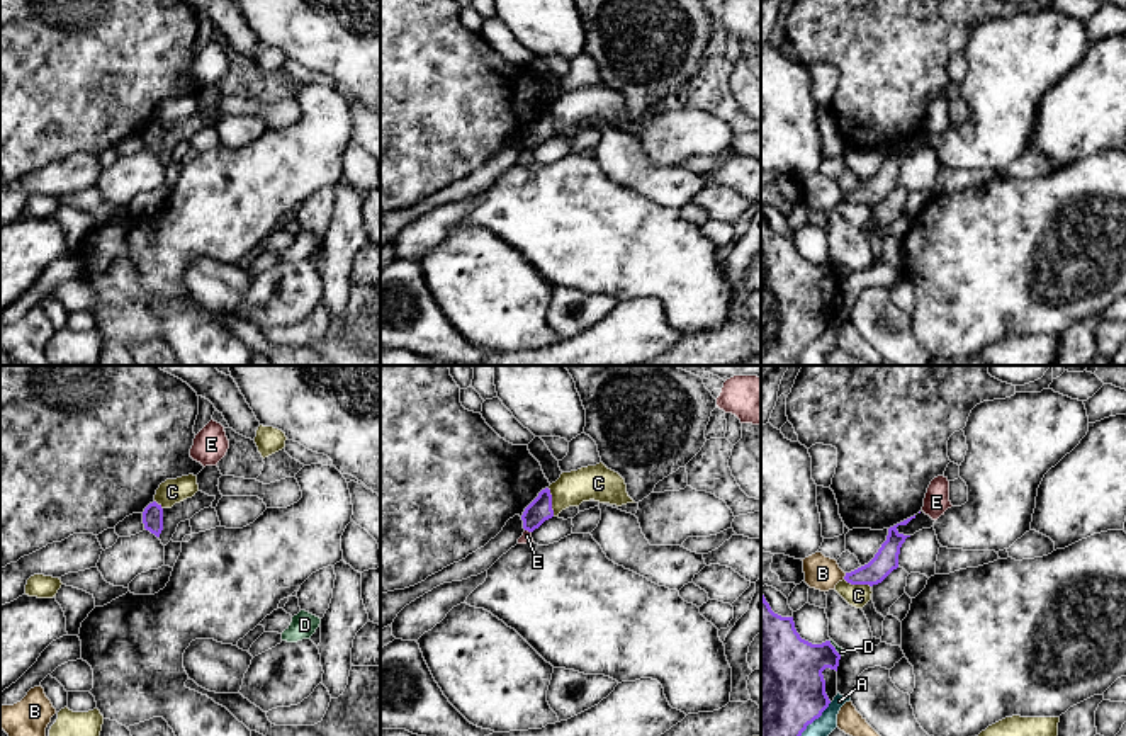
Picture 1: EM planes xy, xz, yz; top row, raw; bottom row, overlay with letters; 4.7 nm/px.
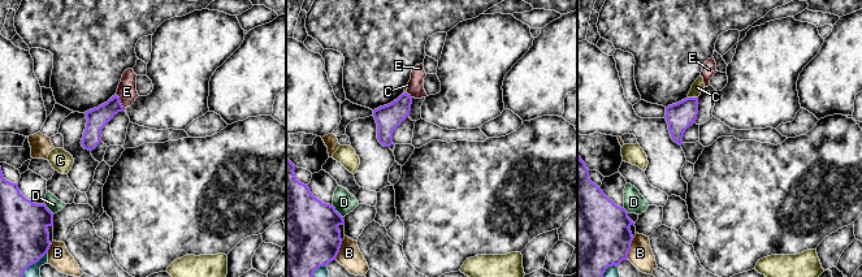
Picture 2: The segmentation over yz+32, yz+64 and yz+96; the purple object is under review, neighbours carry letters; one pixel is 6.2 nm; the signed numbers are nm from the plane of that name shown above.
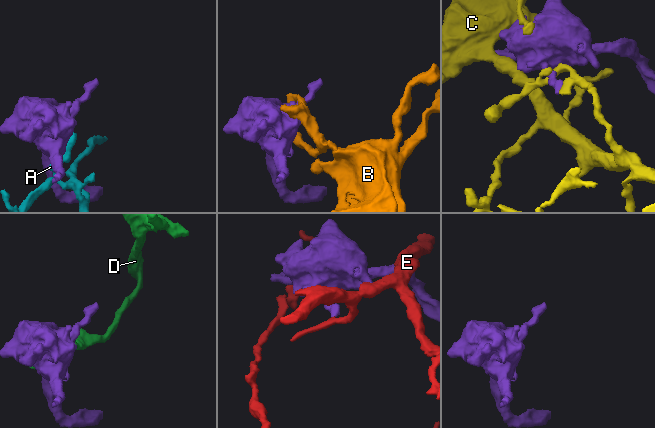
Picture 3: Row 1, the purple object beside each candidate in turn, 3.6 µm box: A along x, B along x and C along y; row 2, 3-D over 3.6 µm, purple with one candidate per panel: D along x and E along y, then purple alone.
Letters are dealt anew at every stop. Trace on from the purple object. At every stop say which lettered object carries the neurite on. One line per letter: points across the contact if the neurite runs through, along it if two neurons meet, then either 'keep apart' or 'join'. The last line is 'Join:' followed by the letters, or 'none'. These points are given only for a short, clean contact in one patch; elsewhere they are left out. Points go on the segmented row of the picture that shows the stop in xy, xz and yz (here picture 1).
A: keep apart
B: keep apart
C: keep apart
D: keep apart
E: keep apart
Join: none

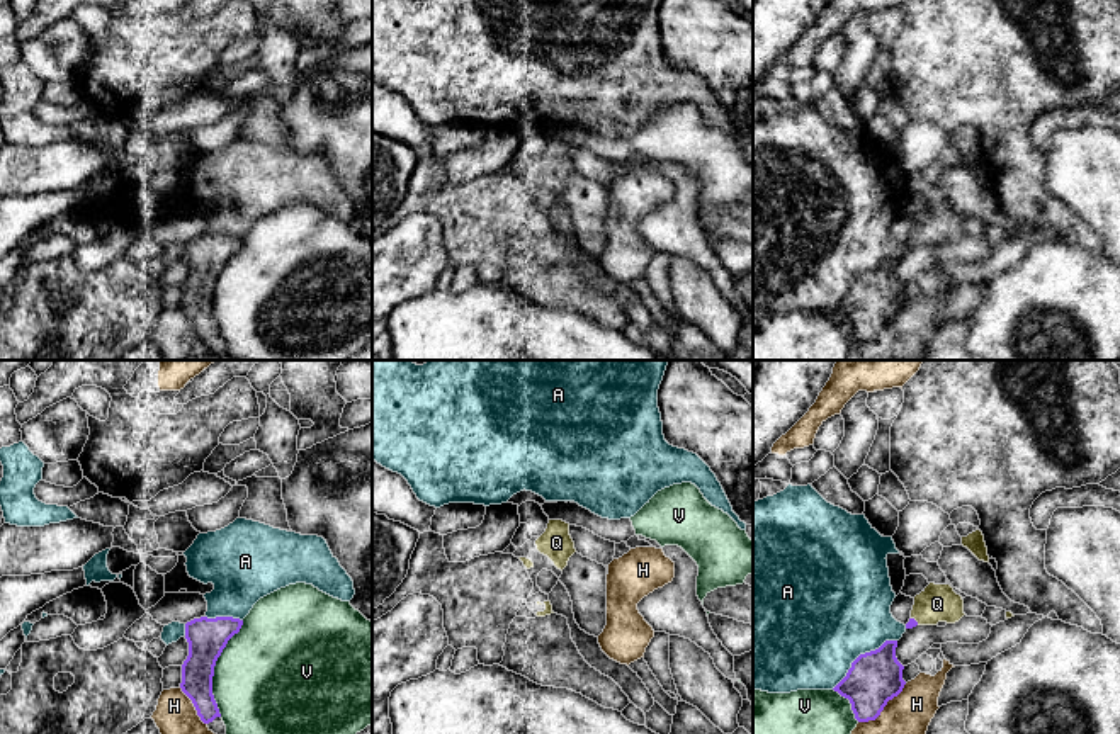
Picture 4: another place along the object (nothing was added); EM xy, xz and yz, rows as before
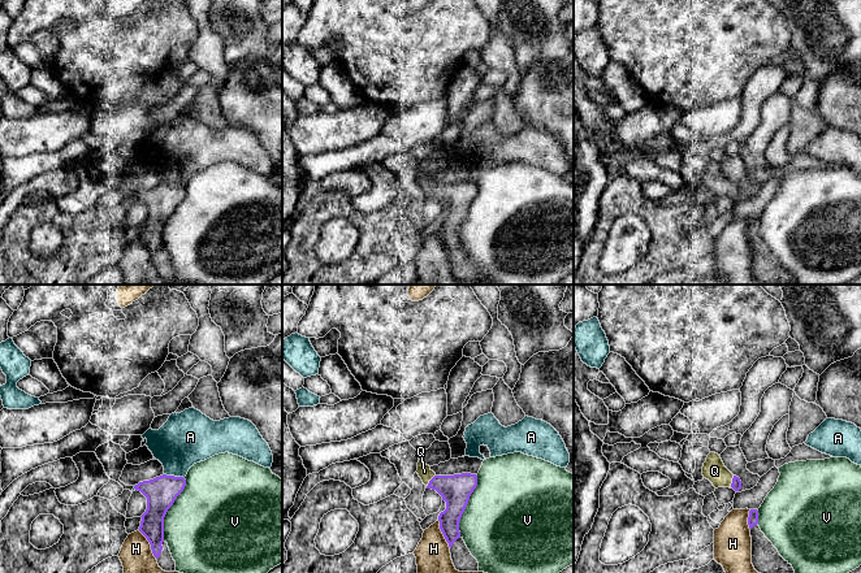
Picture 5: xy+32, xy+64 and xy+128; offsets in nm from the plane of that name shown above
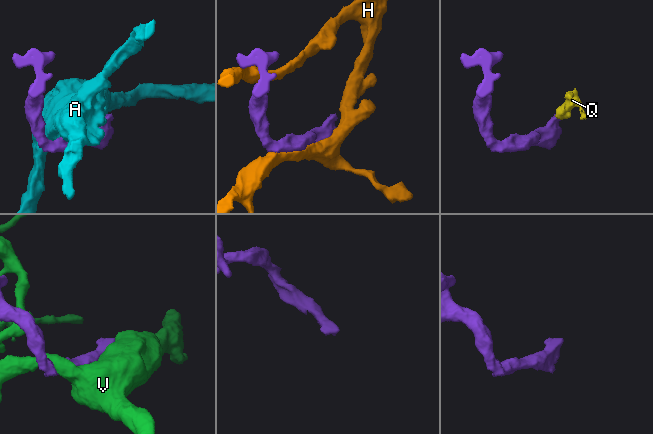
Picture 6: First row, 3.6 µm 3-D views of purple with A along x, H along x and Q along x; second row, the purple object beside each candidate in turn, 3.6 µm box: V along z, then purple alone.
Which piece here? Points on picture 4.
A: keep apart
H: keep apart
Q: way yz (911, 622), (915, 621), (937, 604); join
V: keep apart
Join: Q

